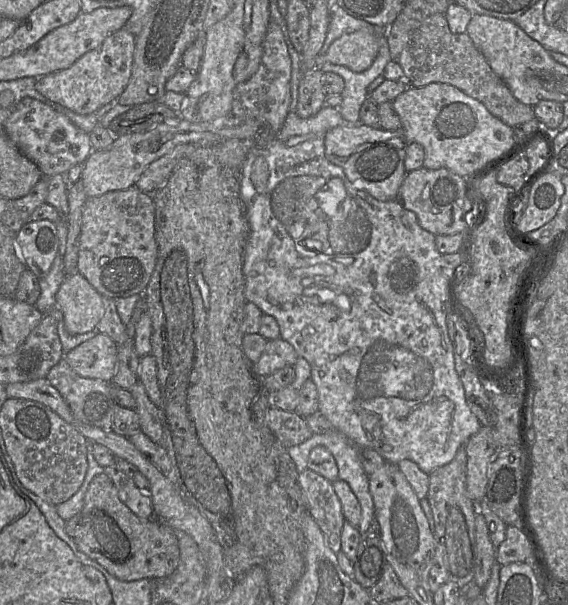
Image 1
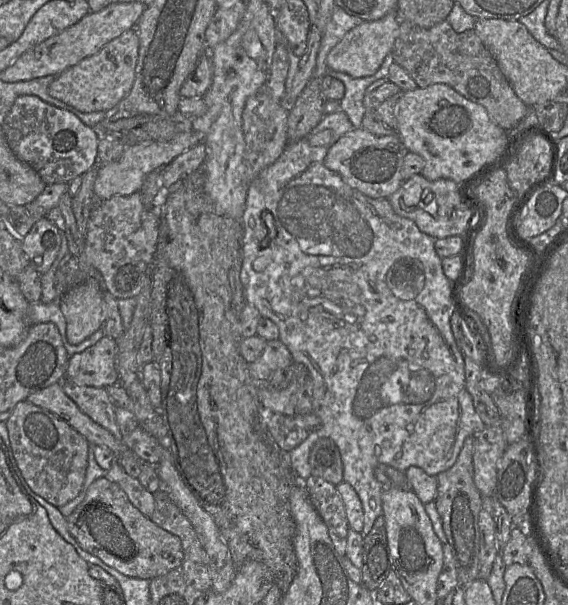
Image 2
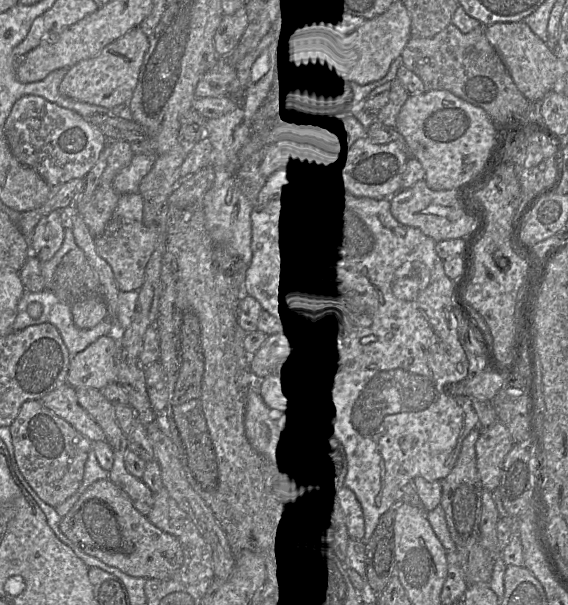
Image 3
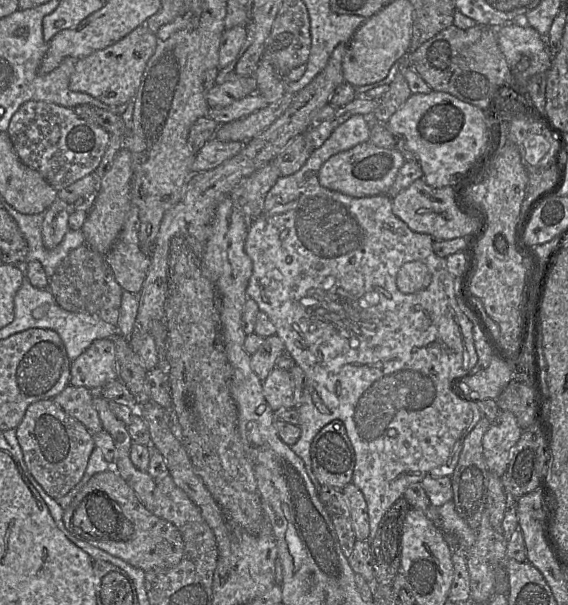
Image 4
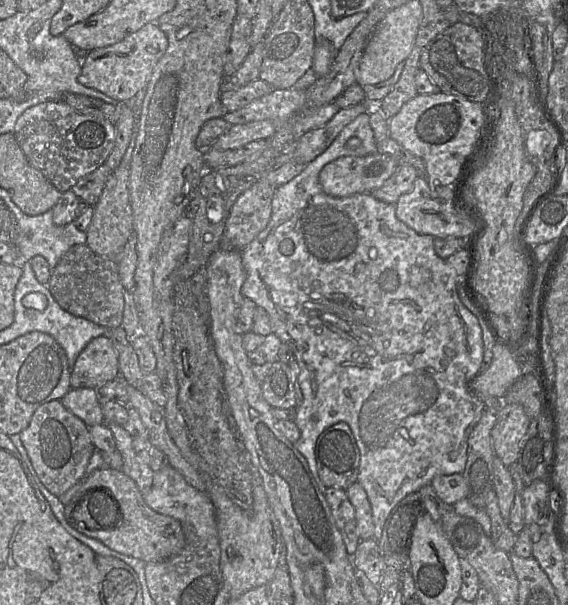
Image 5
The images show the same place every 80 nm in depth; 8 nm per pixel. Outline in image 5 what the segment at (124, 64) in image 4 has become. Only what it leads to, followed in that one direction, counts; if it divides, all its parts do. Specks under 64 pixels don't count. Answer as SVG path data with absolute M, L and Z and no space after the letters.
M156 22L147 23L115 44L86 53L81 59L82 68L78 82L119 102L129 101L139 90L146 87L155 65L165 53L167 46L167 36Z

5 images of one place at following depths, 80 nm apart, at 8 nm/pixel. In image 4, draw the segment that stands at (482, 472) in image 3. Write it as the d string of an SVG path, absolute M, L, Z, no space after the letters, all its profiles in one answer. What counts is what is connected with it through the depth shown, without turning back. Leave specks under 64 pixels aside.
M499 411L482 439L488 469L501 477L510 462L511 451L518 442L522 429L510 411Z

